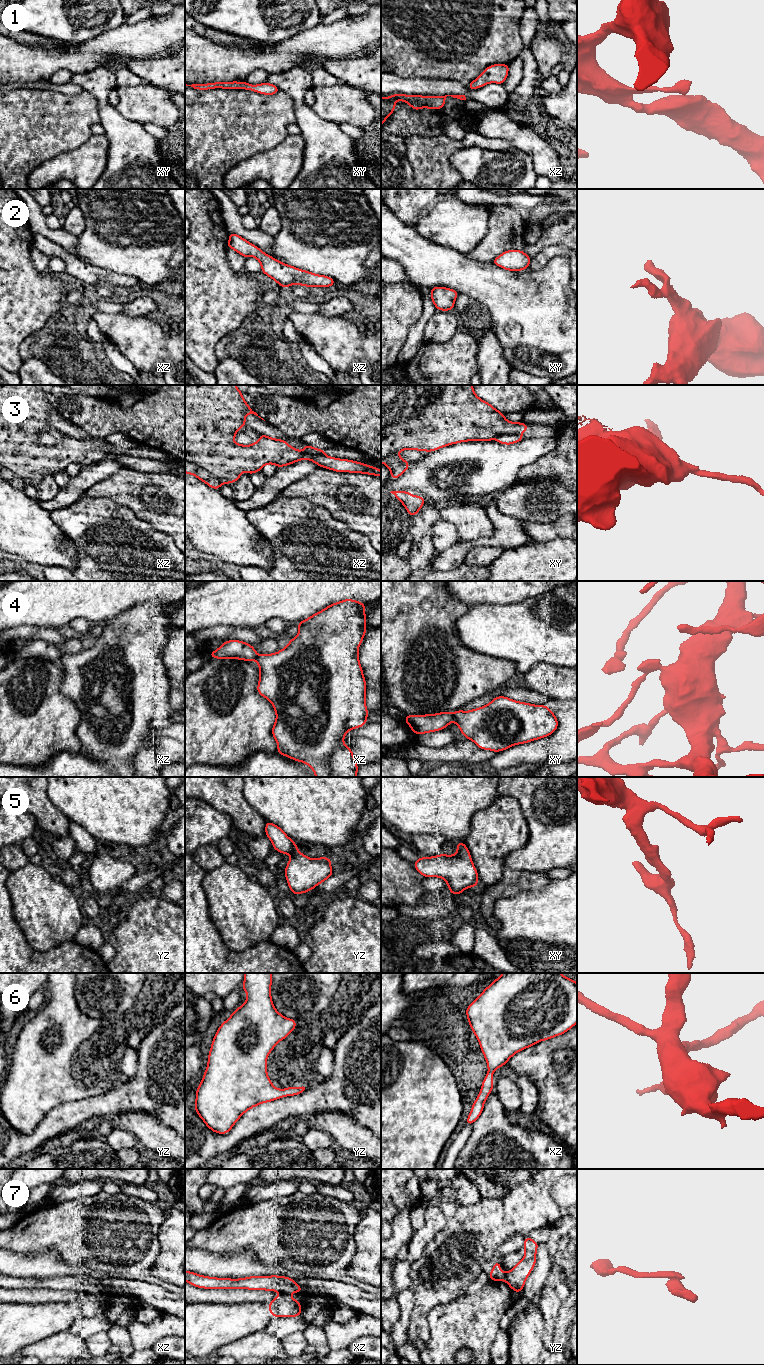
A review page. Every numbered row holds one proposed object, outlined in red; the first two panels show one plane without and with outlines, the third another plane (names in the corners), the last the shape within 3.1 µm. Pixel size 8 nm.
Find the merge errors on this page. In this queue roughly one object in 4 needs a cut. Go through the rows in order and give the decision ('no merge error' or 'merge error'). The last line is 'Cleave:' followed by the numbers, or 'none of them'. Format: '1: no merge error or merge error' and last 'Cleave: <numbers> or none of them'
1: no merge error
2: no merge error
3: merge error
4: merge error
5: no merge error
6: no merge error
7: merge error
Cleave: 3, 4, 7

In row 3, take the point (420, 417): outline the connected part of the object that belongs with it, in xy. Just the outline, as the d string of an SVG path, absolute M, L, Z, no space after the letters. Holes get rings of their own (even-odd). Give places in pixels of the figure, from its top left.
M381 385L381 463L385 464L391 471L390 478L400 477L408 468L410 463L401 458L398 453L401 450L412 449L431 452L442 447L467 441L492 441L495 437L503 434L521 435L528 429L528 425L522 422L508 421L504 414L495 409L488 402L480 399L473 390L473 385Z

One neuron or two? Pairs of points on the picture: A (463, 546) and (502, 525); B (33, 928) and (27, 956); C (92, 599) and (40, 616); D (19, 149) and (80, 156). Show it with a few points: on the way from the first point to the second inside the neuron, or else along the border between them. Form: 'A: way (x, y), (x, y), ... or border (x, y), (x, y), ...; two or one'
A: way (474, 543), (491, 541), (496, 536); one
B: border (18, 924), (34, 949), (52, 948); two
C: way (79, 599), (57, 599), (53, 603); one
D: border (81, 145), (51, 156), (38, 165); two

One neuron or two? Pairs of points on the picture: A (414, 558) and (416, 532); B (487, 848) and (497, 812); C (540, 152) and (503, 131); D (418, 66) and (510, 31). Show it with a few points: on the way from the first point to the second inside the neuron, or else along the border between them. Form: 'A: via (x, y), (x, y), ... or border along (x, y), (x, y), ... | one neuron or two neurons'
A: via (420, 552), (421, 538) | one neuron
B: via (491, 839), (497, 830), (497, 821) | one neuron
C: via (531, 143), (512, 132) | one neuron
D: via (441, 63), (464, 62), (487, 44) | one neuron

